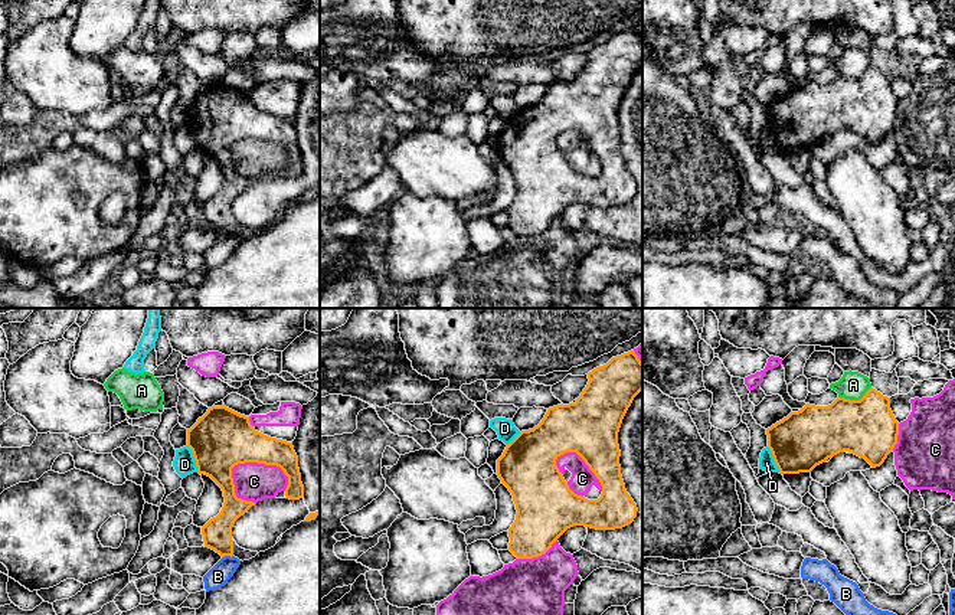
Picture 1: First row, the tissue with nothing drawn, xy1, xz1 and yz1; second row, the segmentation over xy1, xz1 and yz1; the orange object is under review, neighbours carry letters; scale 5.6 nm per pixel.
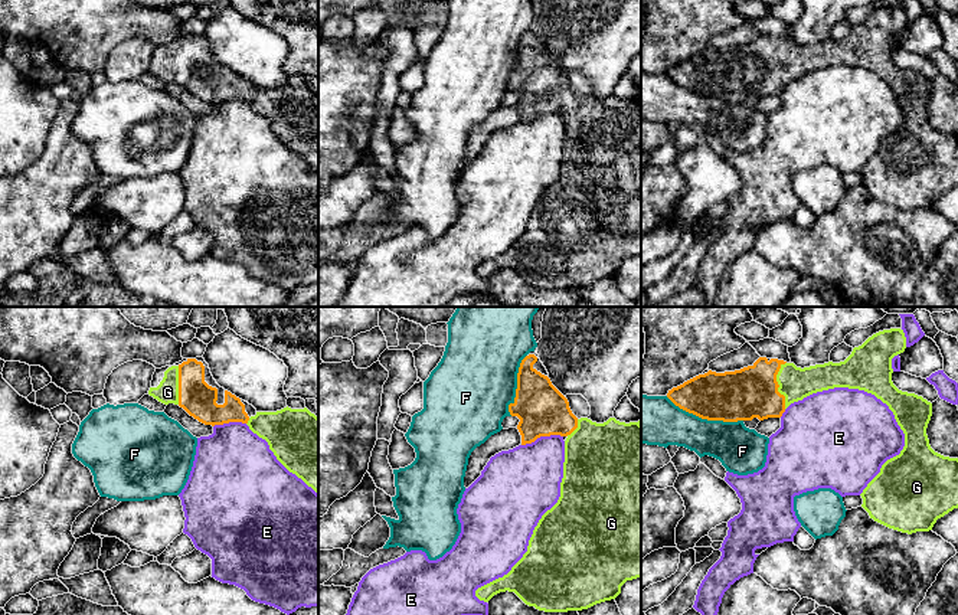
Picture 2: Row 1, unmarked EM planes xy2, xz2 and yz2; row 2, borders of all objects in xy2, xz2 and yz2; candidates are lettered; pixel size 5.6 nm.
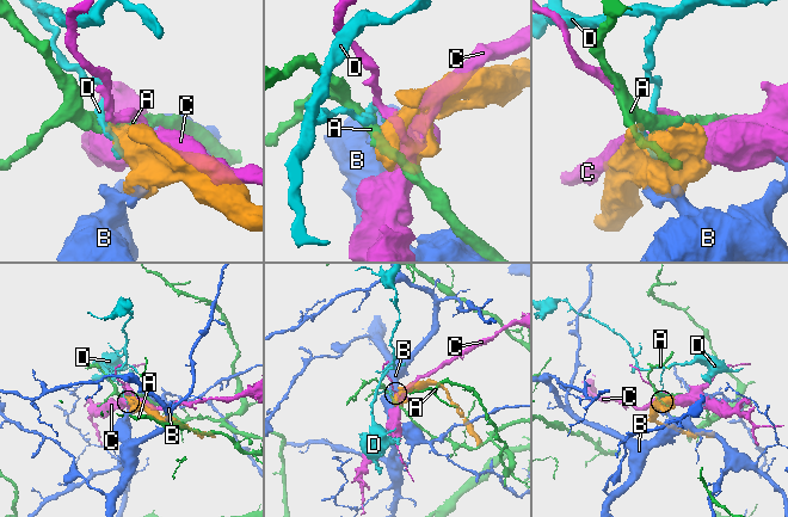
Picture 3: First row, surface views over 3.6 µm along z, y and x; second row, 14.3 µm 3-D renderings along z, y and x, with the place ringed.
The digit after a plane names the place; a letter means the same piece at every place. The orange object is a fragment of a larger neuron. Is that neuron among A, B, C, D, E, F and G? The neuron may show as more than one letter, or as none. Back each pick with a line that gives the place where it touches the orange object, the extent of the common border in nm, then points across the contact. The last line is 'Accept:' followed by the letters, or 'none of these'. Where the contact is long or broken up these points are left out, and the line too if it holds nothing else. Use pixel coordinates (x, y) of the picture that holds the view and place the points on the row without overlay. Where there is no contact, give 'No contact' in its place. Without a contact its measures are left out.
G: Touches orange at yz2 (778, 62). Shared border 260 nm
Accept: G

